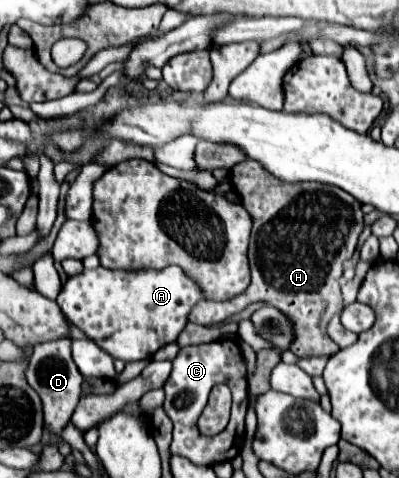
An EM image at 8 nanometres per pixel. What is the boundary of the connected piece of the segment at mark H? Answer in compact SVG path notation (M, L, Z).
M247 159L231 169L231 183L235 185L237 193L245 201L245 209L249 211L253 219L253 229L251 229L251 241L249 241L249 265L251 265L251 283L249 287L237 295L235 299L227 303L211 303L211 301L201 301L199 313L191 313L193 323L201 325L215 325L221 321L227 321L231 315L243 311L247 305L255 301L263 301L267 305L279 307L289 319L293 321L295 327L295 341L291 345L291 351L297 357L331 357L339 351L339 347L329 339L327 335L327 323L335 313L341 311L343 307L343 297L341 297L341 273L343 273L343 263L351 259L359 233L363 231L363 213L361 213L361 203L353 197L347 195L347 191L323 183L309 183L309 181L299 181L299 183L285 183L271 173L267 173L257 161Z

